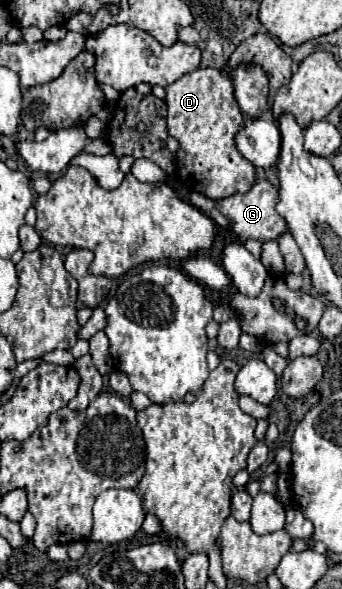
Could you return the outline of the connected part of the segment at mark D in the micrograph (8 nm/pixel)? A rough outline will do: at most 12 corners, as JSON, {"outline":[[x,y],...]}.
{"outline":[[214,68],[166,88],[174,160],[192,192],[248,192],[244,114]]}

